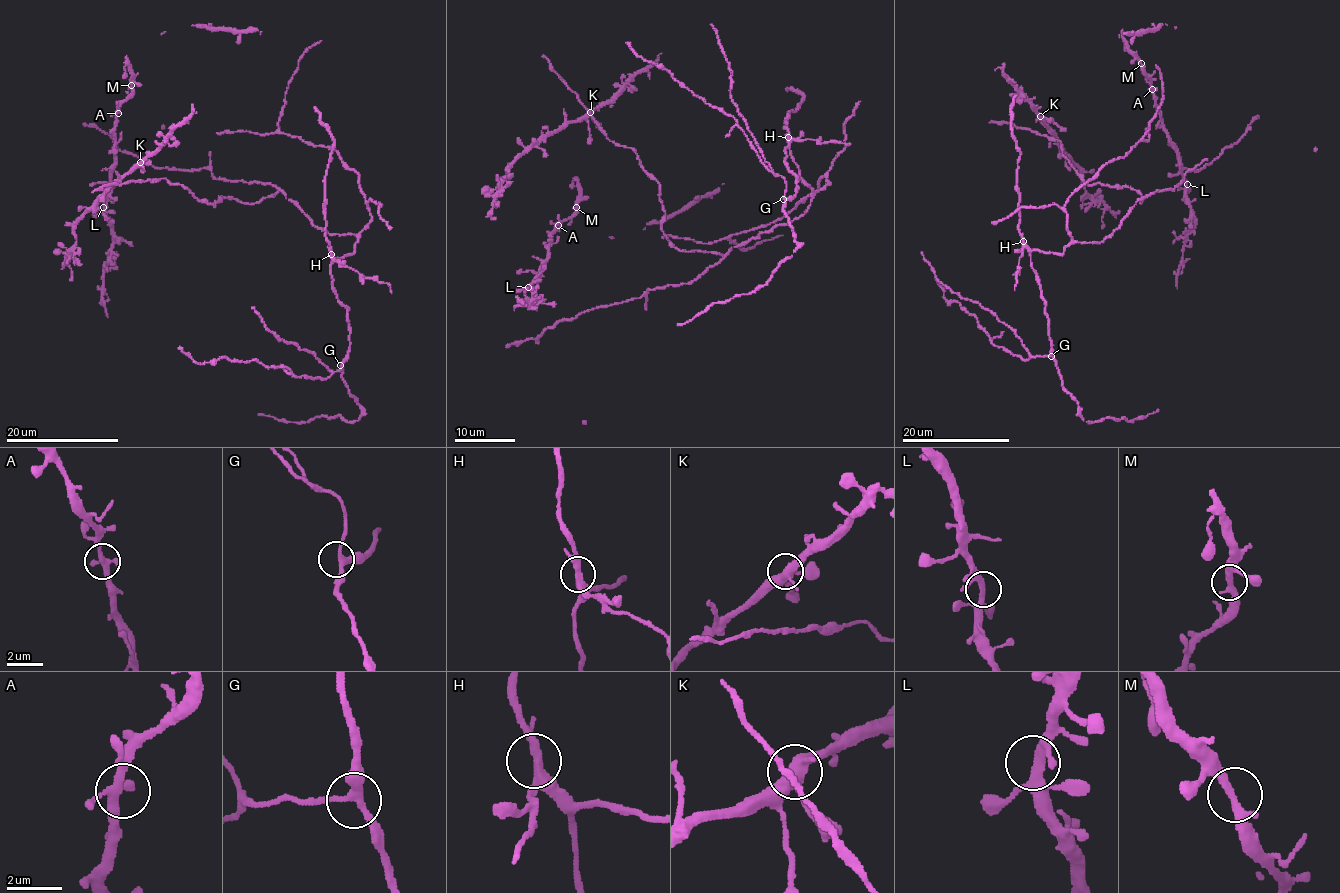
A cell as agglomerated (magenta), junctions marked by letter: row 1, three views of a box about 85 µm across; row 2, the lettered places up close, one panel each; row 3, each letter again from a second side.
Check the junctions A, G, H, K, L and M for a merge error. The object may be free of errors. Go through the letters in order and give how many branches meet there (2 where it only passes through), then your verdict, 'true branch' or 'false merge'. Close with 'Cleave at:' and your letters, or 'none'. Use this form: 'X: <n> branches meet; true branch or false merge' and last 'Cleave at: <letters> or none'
A: 4 branches meet; true branch
G: 3 branches meet; true branch
H: 4 branches meet; false merge
K: 4 branches meet; true branch
L: 4 branches meet; true branch
M: 3 branches meet; true branch
Cleave at: H

